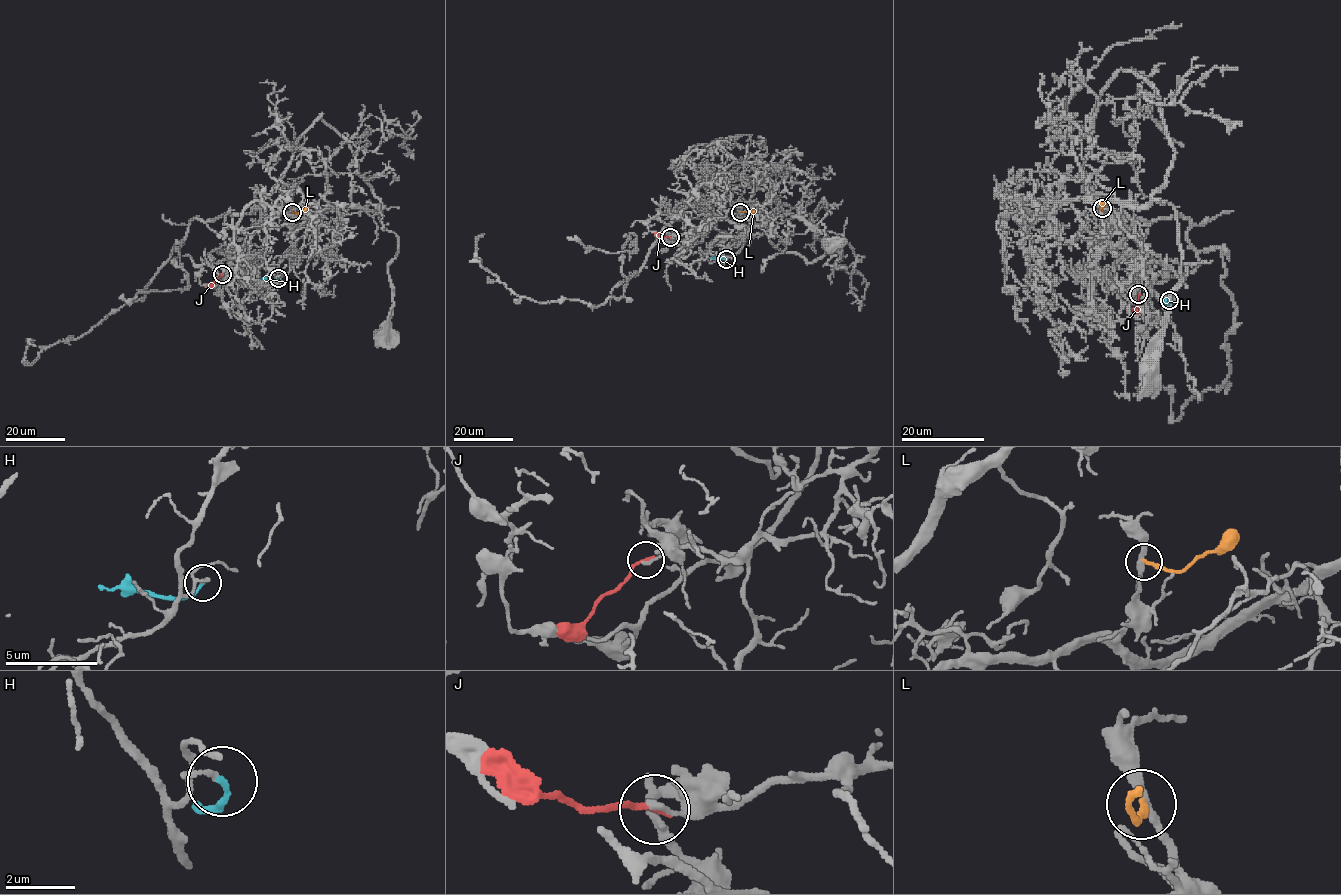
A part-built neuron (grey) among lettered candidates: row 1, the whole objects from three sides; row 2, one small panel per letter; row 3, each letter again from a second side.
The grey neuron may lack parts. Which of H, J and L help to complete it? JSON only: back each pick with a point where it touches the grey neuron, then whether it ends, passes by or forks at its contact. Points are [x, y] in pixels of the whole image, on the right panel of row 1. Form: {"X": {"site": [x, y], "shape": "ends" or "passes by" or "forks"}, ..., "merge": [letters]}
{"merge": []}

